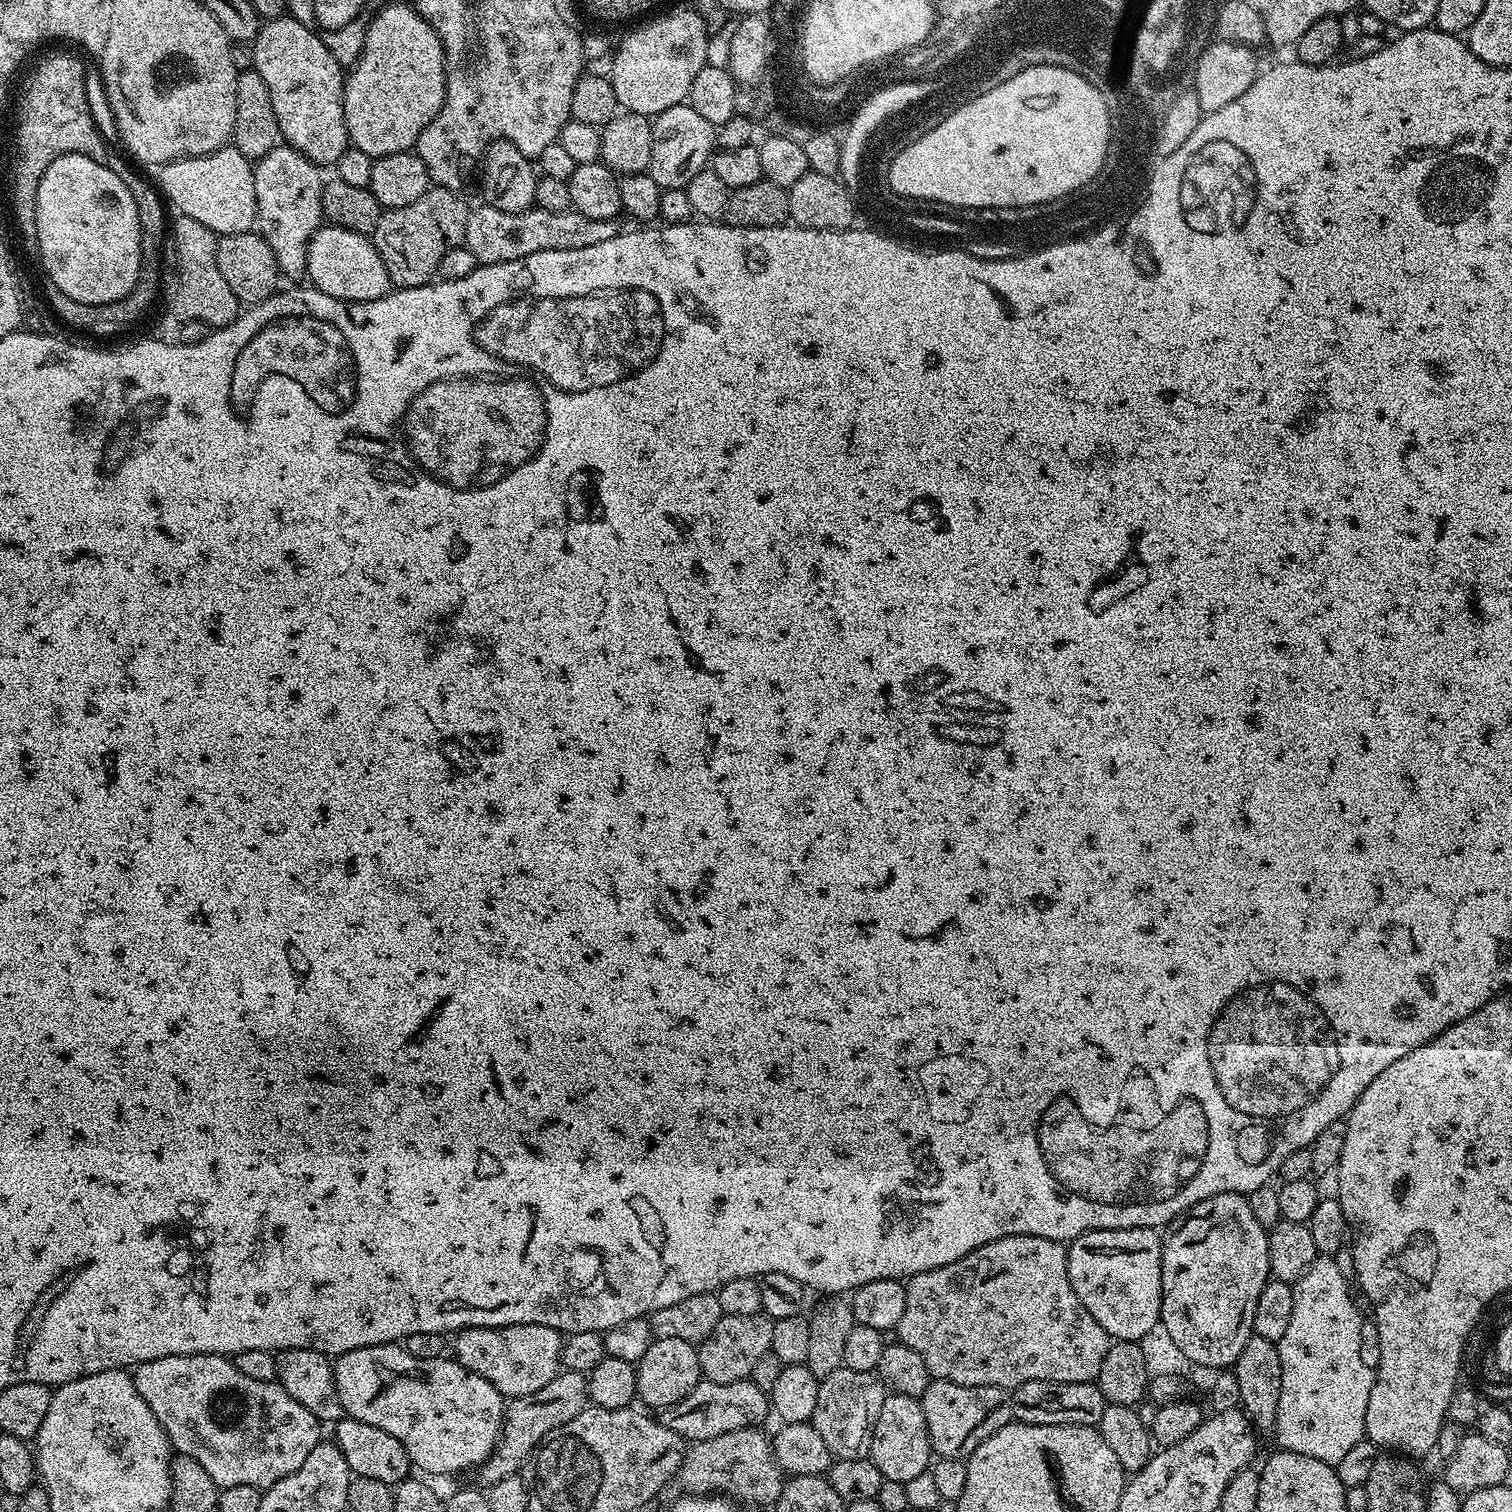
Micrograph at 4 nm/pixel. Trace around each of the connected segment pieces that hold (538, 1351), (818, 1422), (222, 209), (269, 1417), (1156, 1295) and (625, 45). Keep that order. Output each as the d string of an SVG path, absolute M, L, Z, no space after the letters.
M511 1324L501 1328L461 1328L454 1340L454 1359L466 1370L486 1378L506 1398L534 1394L534 1390L542 1390L546 1382L562 1371L560 1355L565 1337L550 1326Z
M842 1366L820 1380L818 1406L814 1406L810 1423L822 1434L822 1442L826 1442L836 1460L863 1460L871 1453L874 1422L878 1422L885 1395L879 1376L870 1372Z
M234 146L219 148L205 156L171 160L159 172L159 191L171 207L173 204L177 208L179 215L202 222L202 226L220 236L253 231L256 224L254 164Z
M222 1356L154 1358L135 1365L132 1381L138 1394L142 1394L142 1402L154 1410L154 1418L158 1418L167 1434L168 1443L179 1455L194 1458L220 1490L234 1486L267 1490L274 1482L294 1474L294 1470L306 1462L310 1450L322 1443L321 1421L316 1420L302 1402L294 1402L279 1383L254 1382L254 1378L238 1374L231 1359Z
M1098 1228L1082 1234L1067 1245L1068 1277L1078 1302L1090 1310L1094 1322L1113 1340L1143 1341L1143 1336L1160 1324L1162 1306L1162 1236L1150 1228Z
M672 12L634 29L611 57L610 79L617 105L625 113L655 118L670 106L685 103L694 74L707 64L709 35L710 29L696 12Z

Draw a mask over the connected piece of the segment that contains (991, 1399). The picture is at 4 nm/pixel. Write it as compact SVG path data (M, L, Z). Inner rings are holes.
M929 1379L926 1390L918 1398L922 1406L922 1414L926 1418L926 1430L932 1443L933 1453L940 1458L964 1460L972 1455L973 1450L982 1446L990 1434L1002 1430L1002 1426L1013 1423L1012 1397L1005 1389L998 1386L958 1386L958 1382Z

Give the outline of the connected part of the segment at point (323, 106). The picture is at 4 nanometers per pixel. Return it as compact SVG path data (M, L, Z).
M281 14L267 22L261 23L260 31L252 44L254 52L254 71L260 75L262 82L270 90L270 102L274 102L274 114L278 118L280 135L283 143L298 150L308 160L317 166L334 166L338 158L348 147L348 131L344 121L344 82L345 69L336 61L336 55L324 45L319 35L312 33L313 29L300 20L295 20L290 14Z

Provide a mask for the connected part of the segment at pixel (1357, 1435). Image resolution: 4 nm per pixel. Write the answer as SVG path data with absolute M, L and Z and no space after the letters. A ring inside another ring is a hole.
M1317 1255L1316 1261L1301 1274L1294 1284L1294 1314L1286 1334L1278 1341L1282 1358L1282 1390L1278 1398L1278 1414L1274 1425L1276 1440L1281 1449L1294 1454L1306 1454L1306 1458L1318 1458L1335 1466L1342 1462L1352 1447L1365 1439L1366 1406L1370 1402L1370 1390L1374 1368L1364 1361L1360 1353L1360 1312L1352 1301L1348 1289L1350 1280L1342 1276L1333 1257Z

